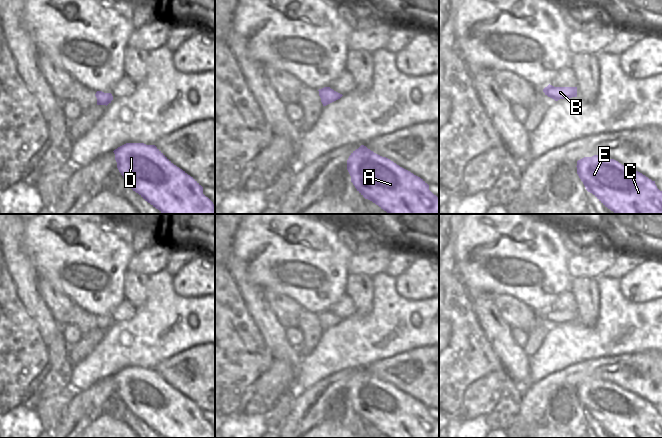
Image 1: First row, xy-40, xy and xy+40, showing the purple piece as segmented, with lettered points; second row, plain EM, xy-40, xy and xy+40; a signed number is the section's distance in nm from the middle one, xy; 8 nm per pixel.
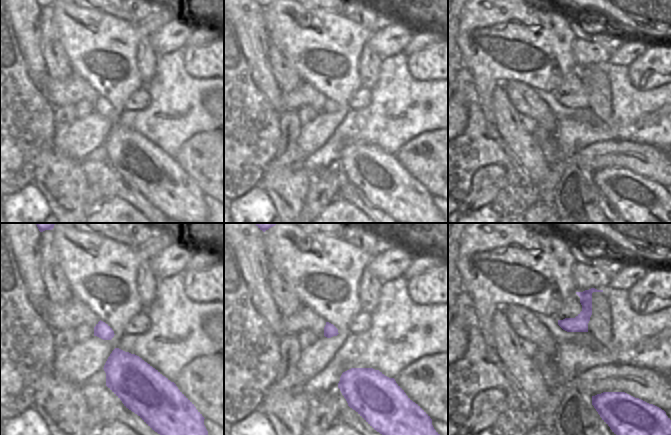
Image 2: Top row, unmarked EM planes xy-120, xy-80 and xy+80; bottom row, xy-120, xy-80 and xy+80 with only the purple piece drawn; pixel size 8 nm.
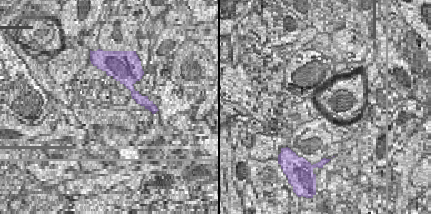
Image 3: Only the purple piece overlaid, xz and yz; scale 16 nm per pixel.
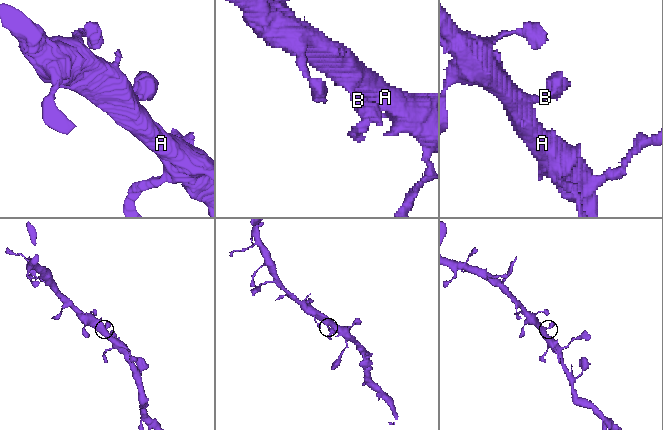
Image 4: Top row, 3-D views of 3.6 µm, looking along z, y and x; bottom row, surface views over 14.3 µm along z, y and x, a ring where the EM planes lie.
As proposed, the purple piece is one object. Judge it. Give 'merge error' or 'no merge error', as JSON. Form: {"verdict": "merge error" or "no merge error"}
{"verdict": "no merge error"}

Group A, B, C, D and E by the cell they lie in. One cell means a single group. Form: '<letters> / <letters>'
A B C D E

